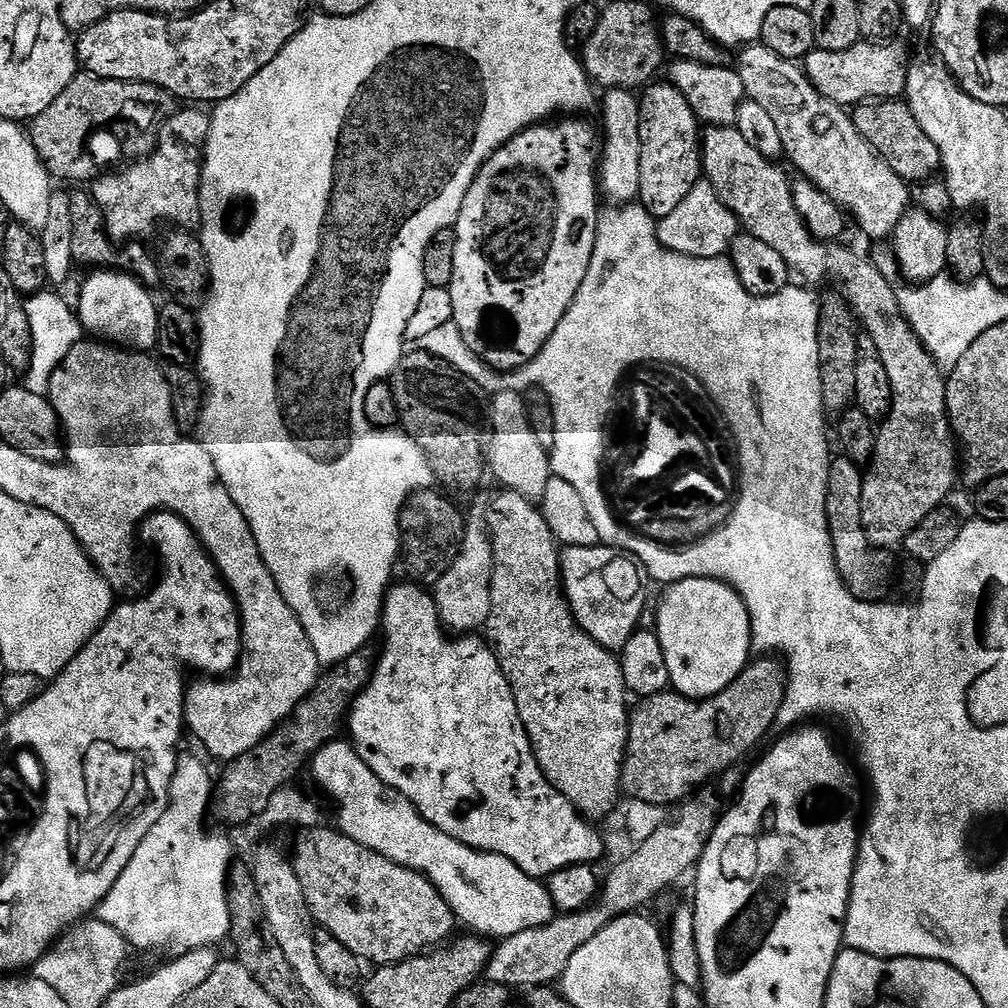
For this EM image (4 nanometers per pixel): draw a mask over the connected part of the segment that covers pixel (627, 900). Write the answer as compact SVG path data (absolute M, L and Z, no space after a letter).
M714 797L696 799L681 803L678 808L680 813L673 820L671 817L661 824L650 839L637 847L640 849L633 856L613 866L612 873L603 877L602 895L591 906L580 912L553 915L548 924L503 937L488 959L487 979L493 984L525 984L528 990L555 985L563 976L566 966L570 966L570 958L574 958L574 954L578 954L578 950L582 950L582 946L586 946L586 942L590 942L598 930L602 930L614 918L643 909L640 907L650 903L659 892L678 883L688 871L689 875L699 865L700 855L704 853L718 819Z

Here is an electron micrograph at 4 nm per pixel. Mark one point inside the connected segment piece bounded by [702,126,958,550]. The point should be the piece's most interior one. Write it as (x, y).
(914, 469)

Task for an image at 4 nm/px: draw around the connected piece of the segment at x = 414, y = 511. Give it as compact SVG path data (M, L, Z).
M435 487L424 488L408 497L400 511L400 546L402 564L408 567L413 581L424 586L434 586L459 556L463 544L465 513L459 512L443 491Z

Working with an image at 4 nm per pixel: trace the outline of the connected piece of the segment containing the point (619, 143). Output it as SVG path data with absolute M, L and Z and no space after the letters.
M610 88L603 93L604 128L602 124L602 157L598 162L598 188L616 206L631 204L639 197L642 174L642 142L640 141L640 101L635 91Z

